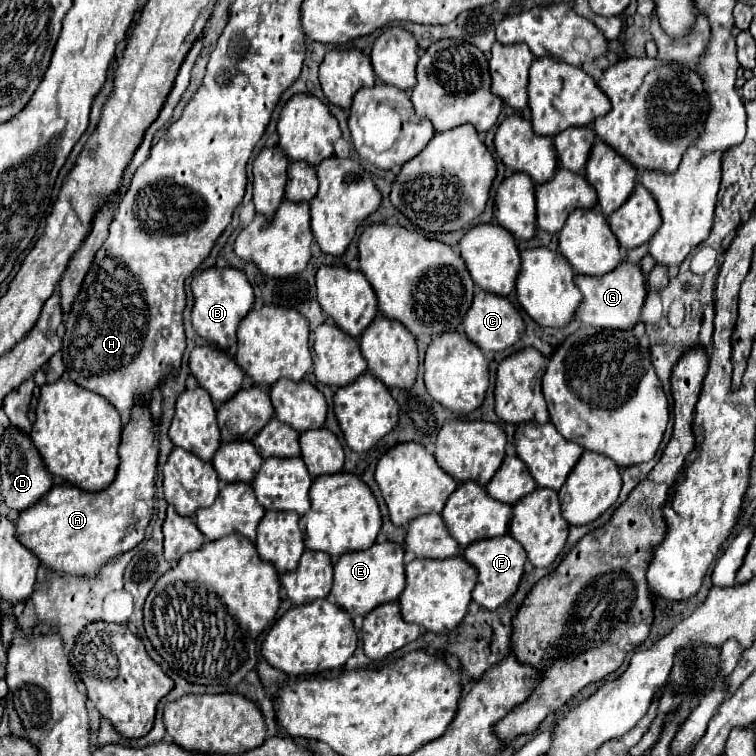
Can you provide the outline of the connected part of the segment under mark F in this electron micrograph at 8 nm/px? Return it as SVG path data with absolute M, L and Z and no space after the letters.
M511 535L475 541L465 549L463 557L479 571L479 579L473 589L473 601L485 609L497 609L517 591L517 585L523 575L523 563L527 559L523 547L519 547L519 543L515 543L515 539L511 539Z

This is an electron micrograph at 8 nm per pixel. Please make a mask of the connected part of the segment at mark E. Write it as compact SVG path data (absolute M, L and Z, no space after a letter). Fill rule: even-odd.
M383 541L373 543L365 551L347 551L335 563L335 581L331 595L339 607L351 615L367 615L375 607L397 601L405 589L405 571L403 571L403 545Z

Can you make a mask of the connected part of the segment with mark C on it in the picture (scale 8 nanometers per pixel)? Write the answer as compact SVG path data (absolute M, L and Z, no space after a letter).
M487 291L475 293L471 307L467 315L463 317L463 327L465 327L465 335L483 351L503 351L511 347L513 343L517 343L525 331L525 323L519 311L515 309L515 305L509 299L495 293L487 293Z

